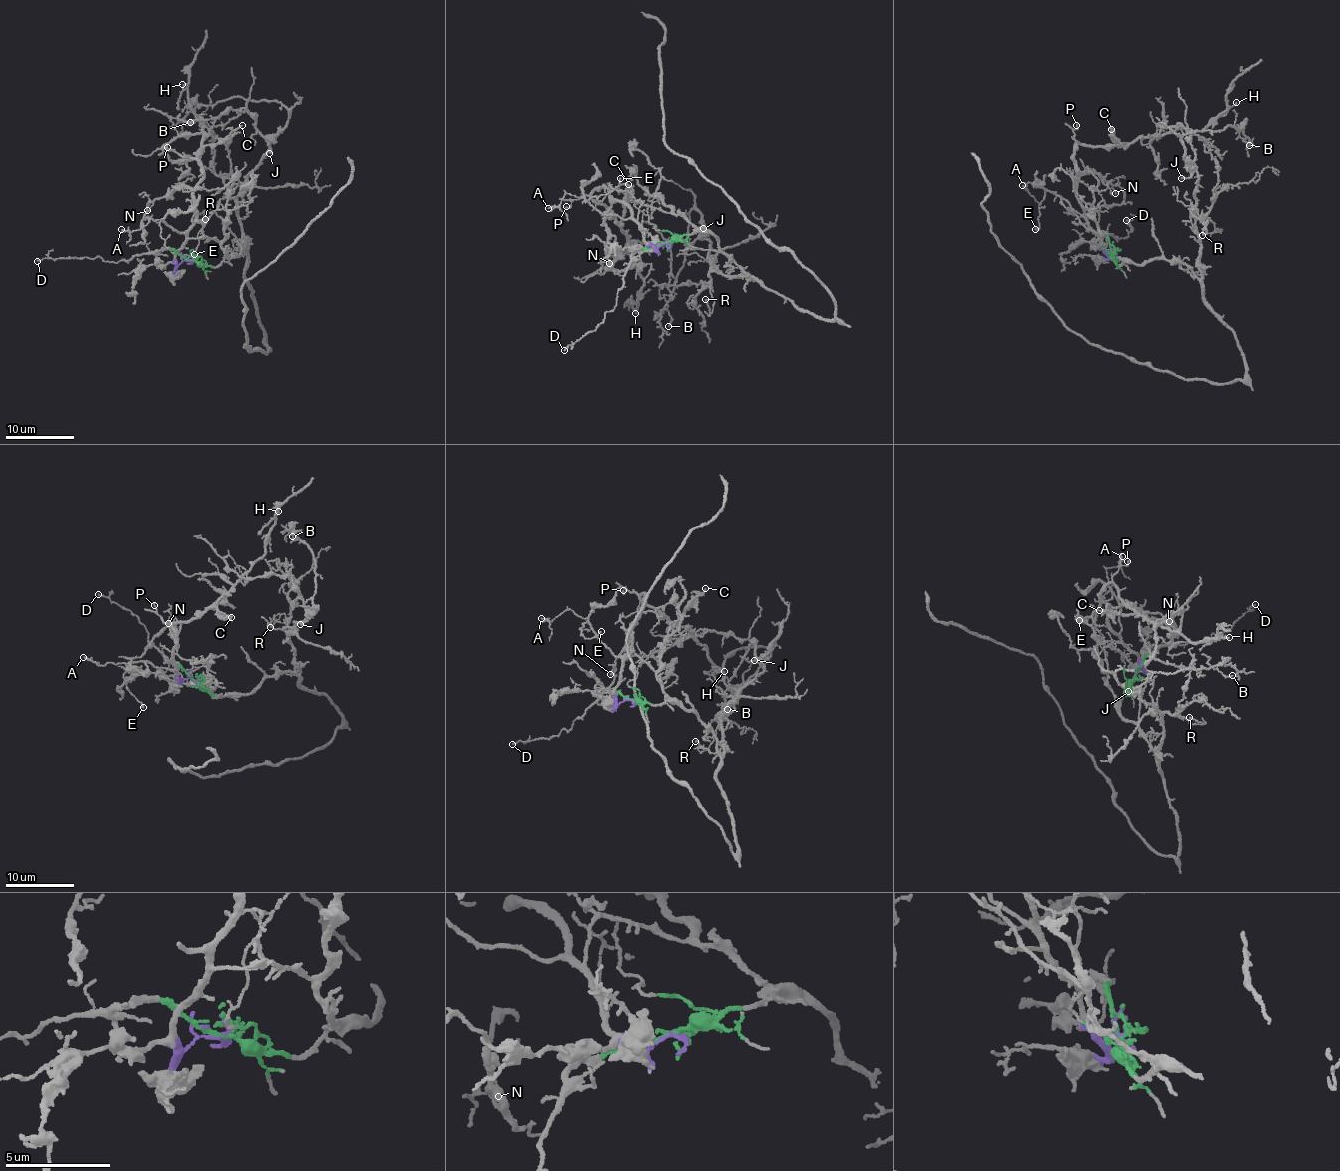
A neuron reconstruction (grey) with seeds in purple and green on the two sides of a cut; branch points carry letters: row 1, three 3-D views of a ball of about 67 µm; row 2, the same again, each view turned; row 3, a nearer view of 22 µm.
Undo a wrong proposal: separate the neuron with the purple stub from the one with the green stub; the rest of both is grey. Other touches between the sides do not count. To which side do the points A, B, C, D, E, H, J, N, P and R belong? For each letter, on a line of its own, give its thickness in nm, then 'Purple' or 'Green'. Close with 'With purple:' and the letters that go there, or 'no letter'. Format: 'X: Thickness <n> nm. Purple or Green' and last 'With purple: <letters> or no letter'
A: Thickness 80 nm. Purple
B: Thickness 130 nm. Green
C: Thickness 160 nm. Purple
D: Thickness 120 nm. Green
E: Thickness 110 nm. Purple
H: Thickness 80 nm. Purple
J: Thickness 150 nm. Green
N: Thickness 110 nm. Purple
P: Thickness 120 nm. Purple
R: Thickness 140 nm. Green
With purple: A, C, E, H, N, P

